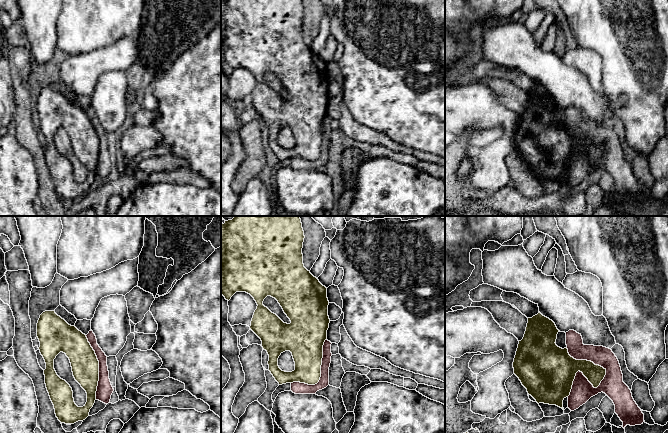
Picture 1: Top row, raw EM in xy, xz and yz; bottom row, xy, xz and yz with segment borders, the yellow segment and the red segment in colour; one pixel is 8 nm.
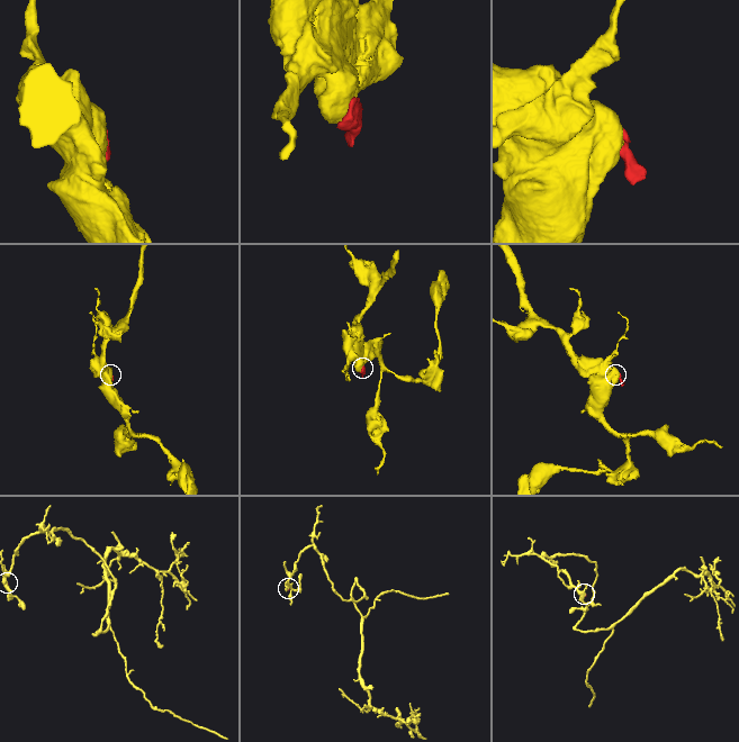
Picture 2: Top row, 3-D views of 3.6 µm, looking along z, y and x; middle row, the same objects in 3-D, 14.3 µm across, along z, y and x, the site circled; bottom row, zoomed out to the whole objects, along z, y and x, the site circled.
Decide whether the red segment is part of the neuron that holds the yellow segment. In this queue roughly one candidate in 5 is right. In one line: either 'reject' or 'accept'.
reject

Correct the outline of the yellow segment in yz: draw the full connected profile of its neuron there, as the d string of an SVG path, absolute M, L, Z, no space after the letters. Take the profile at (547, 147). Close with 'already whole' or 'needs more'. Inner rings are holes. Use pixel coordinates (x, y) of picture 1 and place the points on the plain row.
M541 89L528 94L524 113L518 120L513 144L514 150L538 180L556 181L564 186L563 176L570 171L578 147L597 164L606 151L606 145L591 137L576 136L569 131L567 123L558 123L555 119L558 108L555 99Z; already whole

